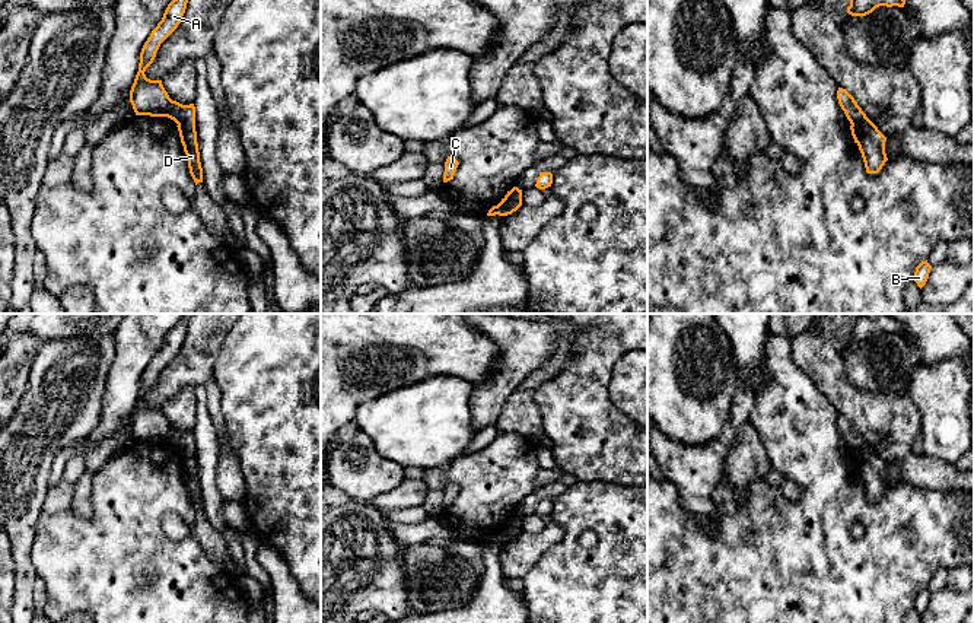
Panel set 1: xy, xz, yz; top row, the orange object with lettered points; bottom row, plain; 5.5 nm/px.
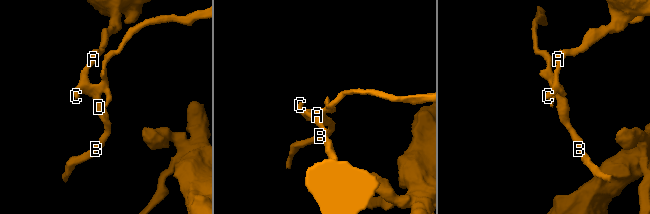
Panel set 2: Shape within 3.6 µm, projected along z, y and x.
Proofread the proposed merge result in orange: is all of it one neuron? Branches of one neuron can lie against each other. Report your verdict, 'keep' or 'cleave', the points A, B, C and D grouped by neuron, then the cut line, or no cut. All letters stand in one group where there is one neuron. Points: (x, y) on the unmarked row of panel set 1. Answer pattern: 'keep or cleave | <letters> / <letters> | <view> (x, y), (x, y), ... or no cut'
cleave | A C / B D | yz (866, 444), (863, 448), (852, 453)

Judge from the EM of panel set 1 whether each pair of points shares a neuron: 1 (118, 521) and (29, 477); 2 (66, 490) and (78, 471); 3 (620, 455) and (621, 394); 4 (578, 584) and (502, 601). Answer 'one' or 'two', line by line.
1: two
2: two
3: two
4: two

